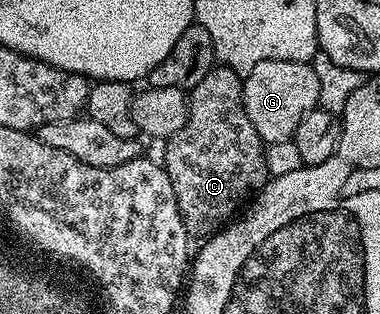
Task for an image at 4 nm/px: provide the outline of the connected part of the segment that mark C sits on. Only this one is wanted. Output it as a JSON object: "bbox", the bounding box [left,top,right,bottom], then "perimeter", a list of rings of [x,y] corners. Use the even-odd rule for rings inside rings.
{"bbox":[163,66,271,236],"perimeter":[[[214,66],[213,70],[207,73],[207,77],[203,77],[203,81],[199,81],[199,85],[195,85],[192,91],[188,92],[189,120],[185,122],[183,129],[179,129],[179,133],[172,135],[164,144],[163,166],[171,177],[175,201],[190,236],[216,235],[242,210],[240,207],[245,202],[246,206],[258,191],[265,188],[271,178],[265,160],[266,144],[259,137],[255,125],[251,125],[251,117],[247,117],[245,99],[241,96],[242,86],[243,79],[238,72],[229,67]]]}

